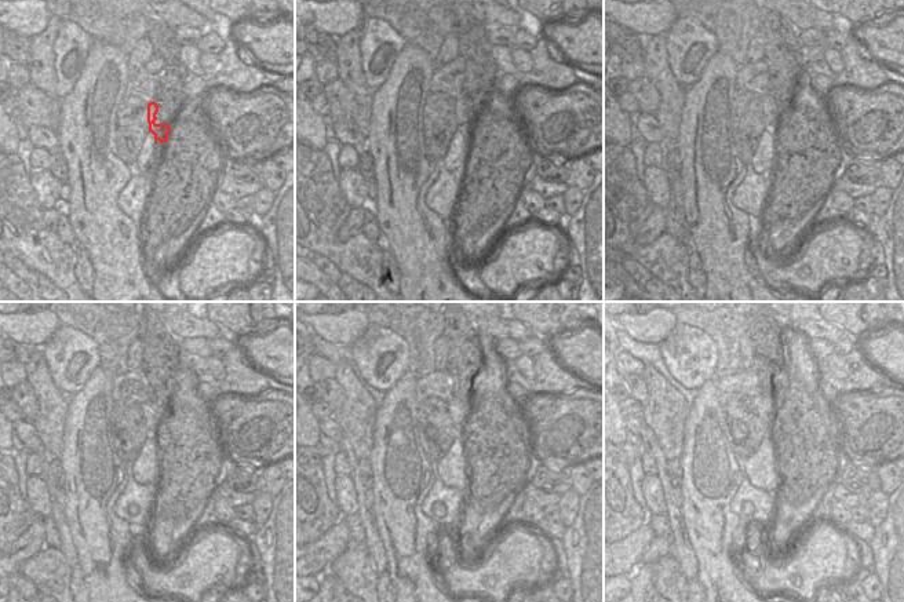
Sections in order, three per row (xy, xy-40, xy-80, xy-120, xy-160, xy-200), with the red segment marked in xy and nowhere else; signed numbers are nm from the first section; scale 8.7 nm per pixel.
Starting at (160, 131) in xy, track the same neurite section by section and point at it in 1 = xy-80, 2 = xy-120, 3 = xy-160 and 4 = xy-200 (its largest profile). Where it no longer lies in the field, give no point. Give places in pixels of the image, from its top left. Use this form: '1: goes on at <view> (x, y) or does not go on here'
1: goes on at xy-80 (769, 108)
2: goes on at xy-120 (152, 416)
3: goes on at xy-160 (458, 408)
4: goes on at xy-200 (765, 405)

